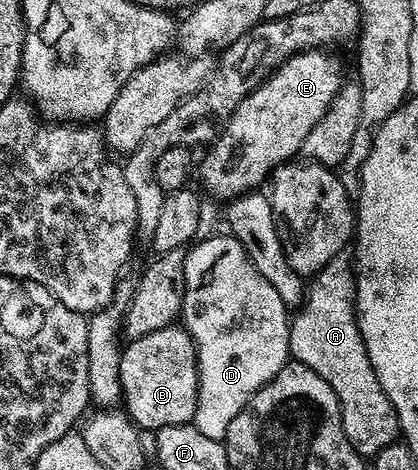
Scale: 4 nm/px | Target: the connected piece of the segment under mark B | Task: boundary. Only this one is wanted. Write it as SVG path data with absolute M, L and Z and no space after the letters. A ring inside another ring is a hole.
M183 326L154 329L146 337L131 340L120 357L123 410L137 428L157 432L166 425L192 423L196 418L200 374L196 364L196 343Z

